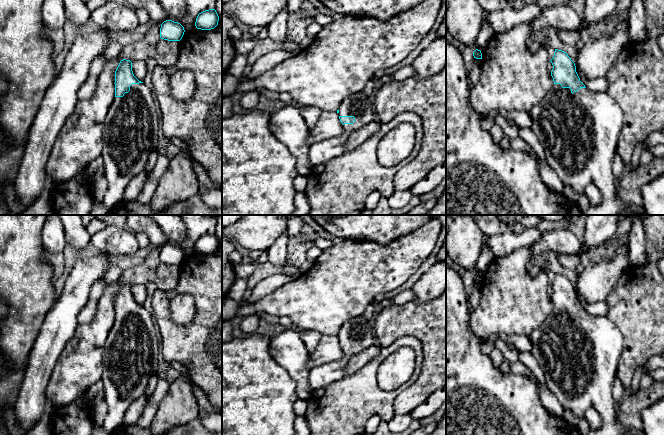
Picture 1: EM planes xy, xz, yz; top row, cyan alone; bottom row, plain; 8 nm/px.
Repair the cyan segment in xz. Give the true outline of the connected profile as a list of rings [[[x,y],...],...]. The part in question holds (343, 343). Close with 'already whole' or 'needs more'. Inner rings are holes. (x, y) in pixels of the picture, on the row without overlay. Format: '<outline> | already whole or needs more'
[[[361,317],[348,320],[341,326],[337,337],[343,348],[343,358],[310,370],[308,381],[312,391],[320,390],[346,377],[344,368],[351,357],[374,345],[376,340],[372,322],[365,321]]] | needs more

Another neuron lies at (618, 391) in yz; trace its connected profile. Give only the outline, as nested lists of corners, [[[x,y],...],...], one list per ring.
[[[616,376],[612,385],[612,395],[615,401],[620,401],[625,394],[624,387],[620,379]]]

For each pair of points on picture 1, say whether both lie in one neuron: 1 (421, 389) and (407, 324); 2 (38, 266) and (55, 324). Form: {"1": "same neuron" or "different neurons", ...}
{"1": "same neuron", "2": "different neurons"}

